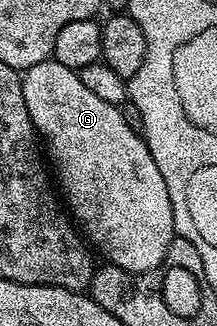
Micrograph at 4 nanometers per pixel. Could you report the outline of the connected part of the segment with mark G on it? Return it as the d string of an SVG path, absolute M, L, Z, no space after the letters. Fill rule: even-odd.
M55 60L34 64L34 68L23 71L22 77L26 112L30 112L30 120L46 147L47 157L50 162L52 157L52 162L56 165L56 174L60 177L59 189L67 213L74 219L83 237L91 243L99 257L100 254L104 257L105 263L135 274L159 271L165 265L168 246L176 234L174 212L166 180L162 180L162 172L158 172L158 164L154 164L154 156L150 156L143 137L130 124L126 124L120 107L106 104L106 100L94 96L94 92L82 85L77 71L66 68Z

